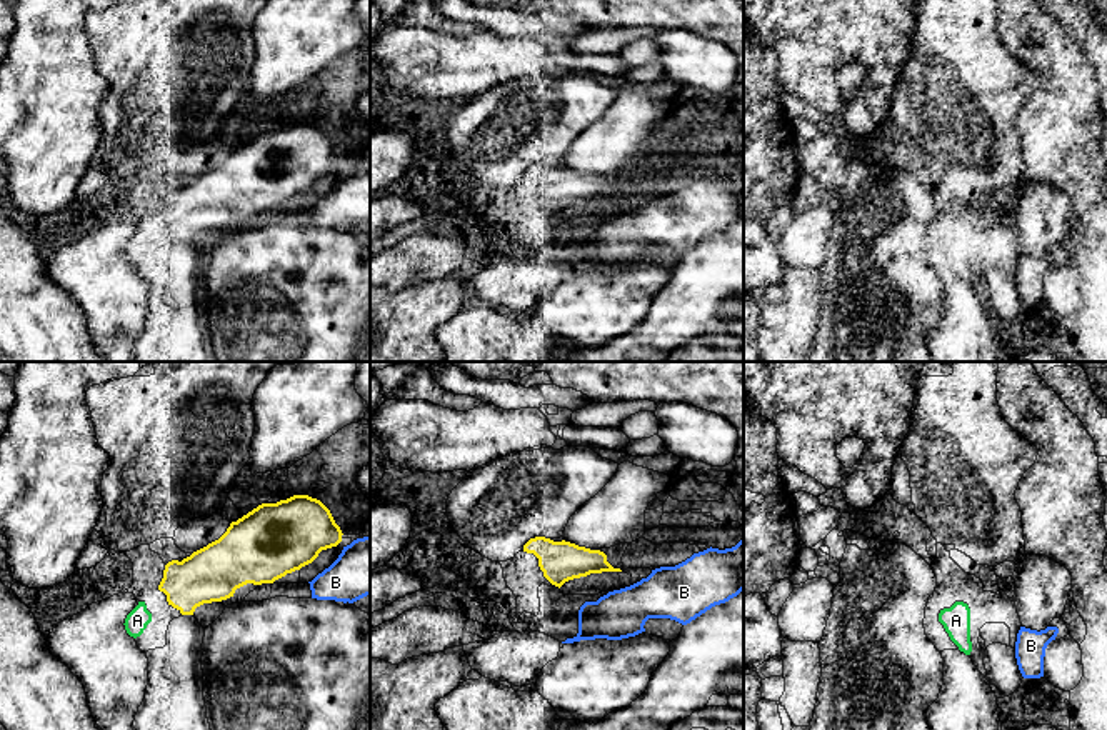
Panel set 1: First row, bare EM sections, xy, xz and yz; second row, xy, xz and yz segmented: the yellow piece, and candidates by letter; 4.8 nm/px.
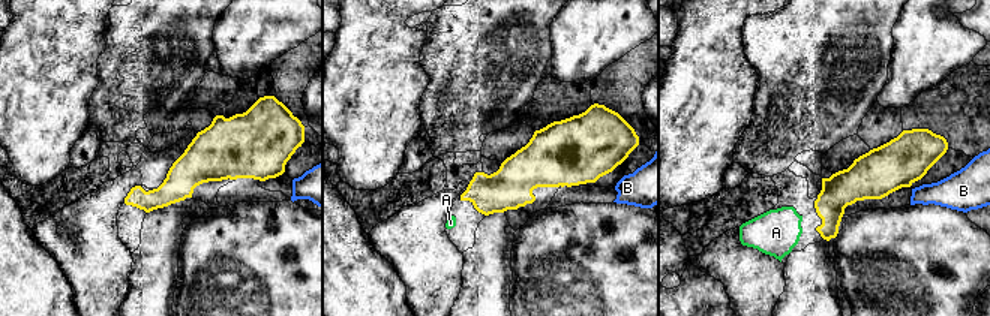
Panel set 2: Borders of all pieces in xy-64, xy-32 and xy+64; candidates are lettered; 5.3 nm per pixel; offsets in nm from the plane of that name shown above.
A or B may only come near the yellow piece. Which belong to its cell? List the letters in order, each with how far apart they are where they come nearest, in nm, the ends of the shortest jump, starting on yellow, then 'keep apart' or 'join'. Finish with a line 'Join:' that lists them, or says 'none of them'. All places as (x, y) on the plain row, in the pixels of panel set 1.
A: gap 100 nm; span xy (159, 215), (144, 229); join
B: gap 30 nm; span xy (339, 169), (344, 174); keep apart
Join: A

